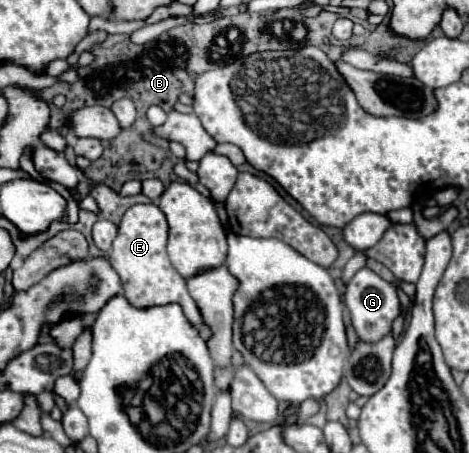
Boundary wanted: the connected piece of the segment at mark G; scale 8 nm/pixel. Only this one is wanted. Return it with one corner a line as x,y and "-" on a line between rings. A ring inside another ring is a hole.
364,267
360,269
346,285
346,295
344,295
344,303
350,311
352,317
352,325
358,333
358,337
366,343
376,343
382,337
386,337
390,333
392,321
400,315
400,301
396,295
394,285
390,285
388,281
384,281
382,277
378,277
372,269

